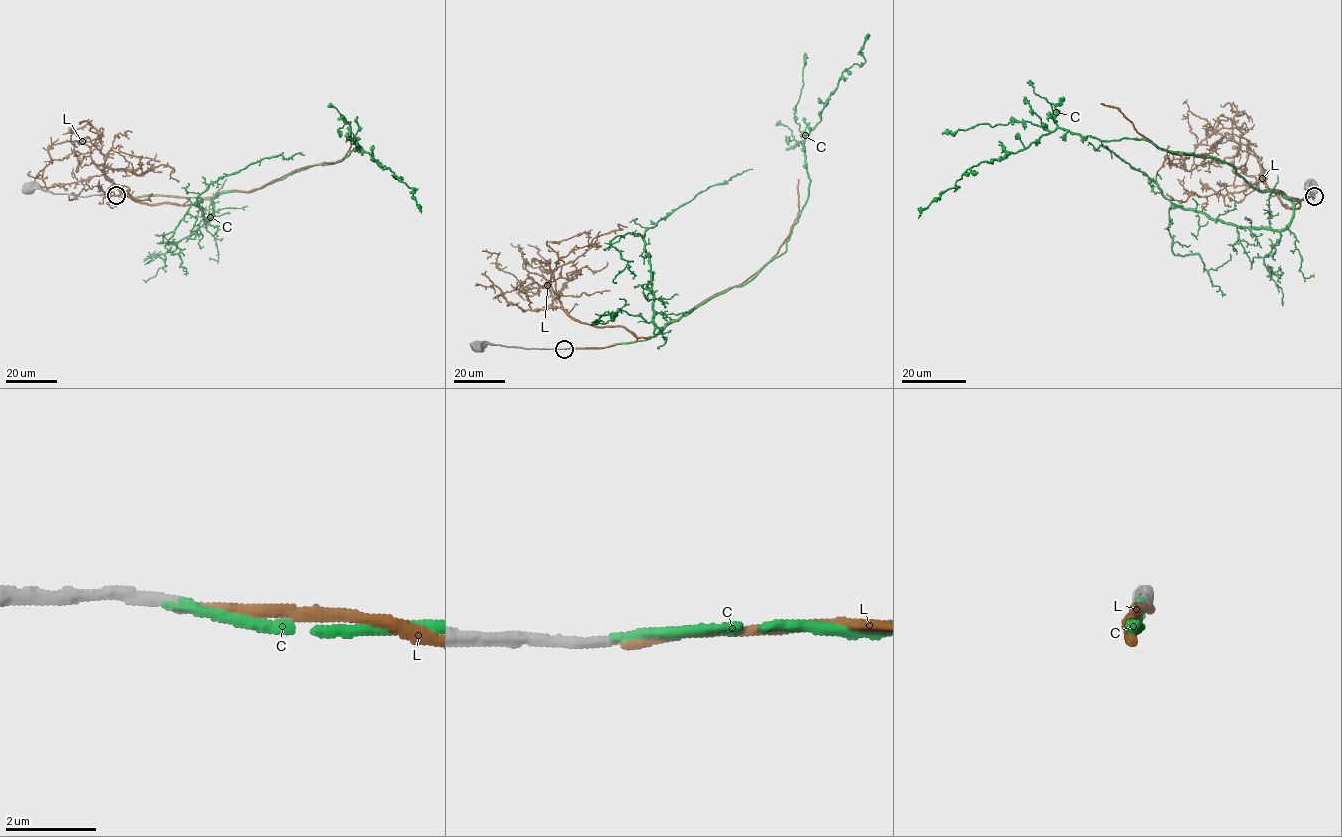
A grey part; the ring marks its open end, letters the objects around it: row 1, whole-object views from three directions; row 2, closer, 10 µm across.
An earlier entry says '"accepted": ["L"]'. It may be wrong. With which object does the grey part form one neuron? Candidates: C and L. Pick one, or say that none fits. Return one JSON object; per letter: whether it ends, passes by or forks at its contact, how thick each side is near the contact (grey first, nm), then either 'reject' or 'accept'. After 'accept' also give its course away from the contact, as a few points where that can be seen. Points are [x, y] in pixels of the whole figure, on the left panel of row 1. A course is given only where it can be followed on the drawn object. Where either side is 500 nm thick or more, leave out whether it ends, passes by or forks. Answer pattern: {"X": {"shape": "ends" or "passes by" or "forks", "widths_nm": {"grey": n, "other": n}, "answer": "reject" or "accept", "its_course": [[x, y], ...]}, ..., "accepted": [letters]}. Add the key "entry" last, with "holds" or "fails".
{"C": {"shape": "ends", "widths_nm": {"grey": 260, "other": 200}, "answer": "accept", "its_course": [[115, 196], [213, 199], [251, 192], [362, 151], [356, 141], [417, 189], [413, 197], [421, 213]]}, "L": {"shape": "ends", "widths_nm": {"grey": 240, "other": 190}, "answer": "reject"}, "accepted": ["C"], "entry": "fails"}

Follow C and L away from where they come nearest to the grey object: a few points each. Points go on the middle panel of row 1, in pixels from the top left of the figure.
C: (563, 349), (654, 337), (786, 250), (809, 192), (804, 144), (842, 73), (865, 61), (869, 34)
L: (564, 349), (634, 342), (632, 332), (657, 335), (746, 281), (789, 234), (799, 211), (798, 179)

